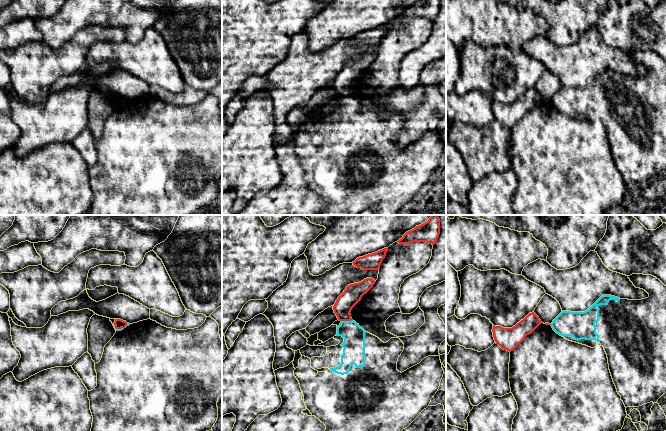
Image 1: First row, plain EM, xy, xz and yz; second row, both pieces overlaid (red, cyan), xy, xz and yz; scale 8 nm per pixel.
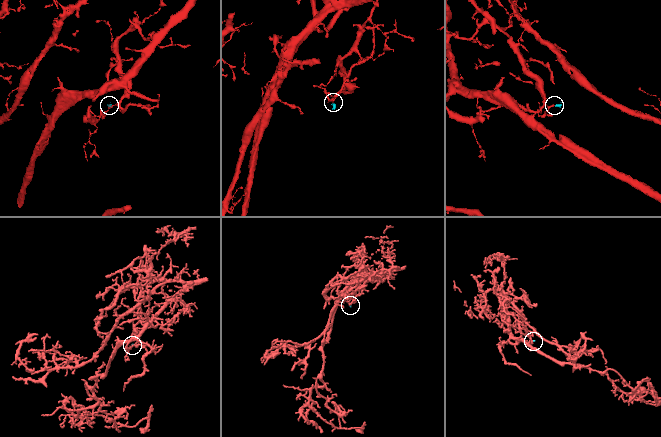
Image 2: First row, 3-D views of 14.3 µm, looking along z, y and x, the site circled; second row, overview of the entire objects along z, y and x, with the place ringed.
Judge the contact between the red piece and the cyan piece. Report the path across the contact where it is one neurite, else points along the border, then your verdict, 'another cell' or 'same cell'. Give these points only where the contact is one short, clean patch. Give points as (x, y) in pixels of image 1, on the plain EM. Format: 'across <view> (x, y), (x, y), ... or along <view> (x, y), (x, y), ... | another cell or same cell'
along xz (351, 95), (341, 97) | another cell

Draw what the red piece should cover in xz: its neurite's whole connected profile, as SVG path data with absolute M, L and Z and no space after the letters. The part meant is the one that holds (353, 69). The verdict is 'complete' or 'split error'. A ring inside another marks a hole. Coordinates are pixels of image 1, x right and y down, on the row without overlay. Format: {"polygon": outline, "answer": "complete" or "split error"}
{"polygon": "M372 54L350 60L336 76L333 86L339 97L351 97L351 86L375 60Z", "answer": "complete"}

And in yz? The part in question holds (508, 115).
{"polygon": "M532 88L512 104L503 104L501 102L493 101L493 113L496 120L502 125L511 128L541 99L539 93Z", "answer": "complete"}

